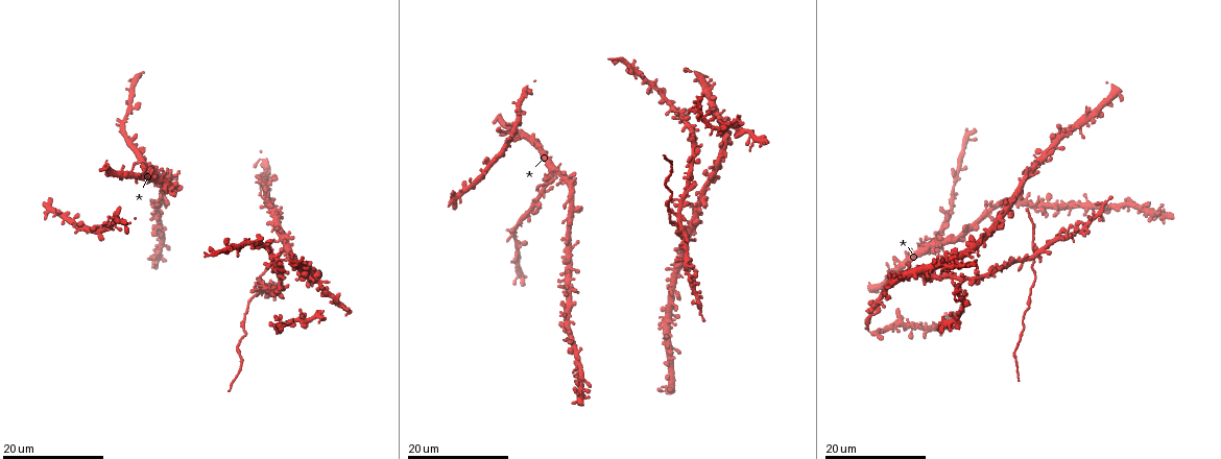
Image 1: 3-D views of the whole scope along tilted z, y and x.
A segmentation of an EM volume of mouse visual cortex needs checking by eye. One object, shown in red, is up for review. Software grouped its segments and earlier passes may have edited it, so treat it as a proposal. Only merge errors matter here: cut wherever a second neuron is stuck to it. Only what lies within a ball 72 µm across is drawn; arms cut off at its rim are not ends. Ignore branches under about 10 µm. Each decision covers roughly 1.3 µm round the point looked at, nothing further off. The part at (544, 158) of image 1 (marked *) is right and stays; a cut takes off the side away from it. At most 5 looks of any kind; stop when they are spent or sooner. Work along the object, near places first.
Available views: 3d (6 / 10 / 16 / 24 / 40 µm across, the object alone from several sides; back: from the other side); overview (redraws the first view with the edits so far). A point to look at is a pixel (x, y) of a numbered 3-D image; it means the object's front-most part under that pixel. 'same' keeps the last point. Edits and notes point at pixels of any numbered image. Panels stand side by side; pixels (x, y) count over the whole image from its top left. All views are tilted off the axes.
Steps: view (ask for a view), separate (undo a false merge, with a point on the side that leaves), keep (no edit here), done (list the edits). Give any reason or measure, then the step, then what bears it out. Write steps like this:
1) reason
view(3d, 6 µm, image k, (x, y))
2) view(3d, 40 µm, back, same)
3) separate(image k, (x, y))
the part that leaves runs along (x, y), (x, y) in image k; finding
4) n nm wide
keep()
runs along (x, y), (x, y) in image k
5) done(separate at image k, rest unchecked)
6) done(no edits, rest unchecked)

three arms meet
view(3d, 24 µm, image 1, (1034, 205))

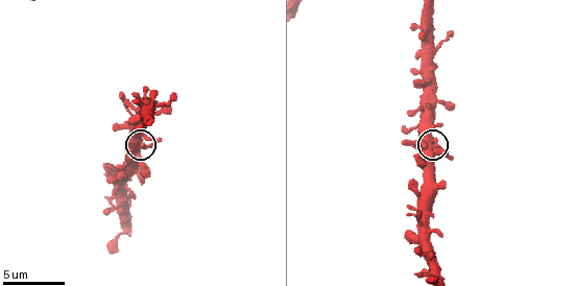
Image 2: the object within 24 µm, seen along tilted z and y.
view(3d, 6 µm, image 2, (141, 148))

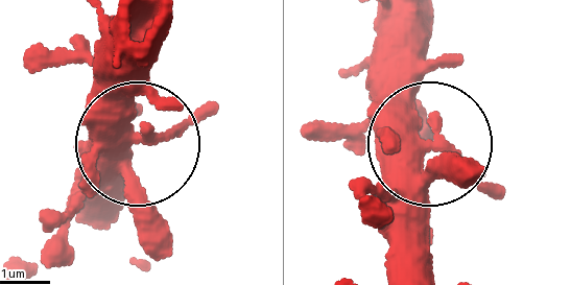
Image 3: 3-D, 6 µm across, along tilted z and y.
3 arms
keep()
runs along (411, 21), (426, 251) in image 3; continuous, no second neuron

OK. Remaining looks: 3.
view(3d, 24 µm, image 1, (670, 311))

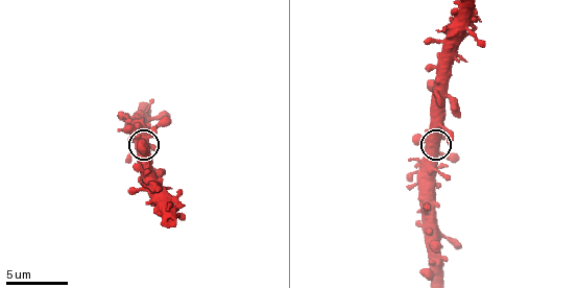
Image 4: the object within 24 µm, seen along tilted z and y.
zoom in
view(3d, 6 µm, image 4, (435, 146))

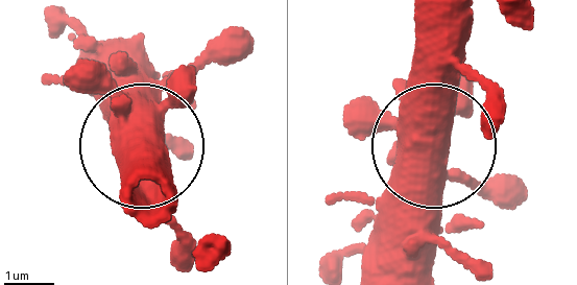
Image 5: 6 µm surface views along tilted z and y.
keep()
continuous, no second neuron

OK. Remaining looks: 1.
done(no edits, rest unchecked)

